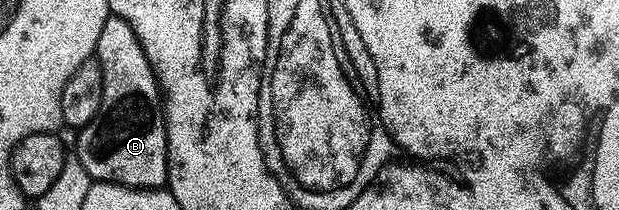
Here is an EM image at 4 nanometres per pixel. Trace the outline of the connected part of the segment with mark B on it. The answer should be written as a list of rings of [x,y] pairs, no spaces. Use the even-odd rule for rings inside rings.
[[[123,18],[104,20],[96,59],[102,67],[103,96],[95,118],[79,129],[76,155],[80,164],[99,182],[115,182],[138,190],[167,185],[166,116],[158,76],[132,28]]]

